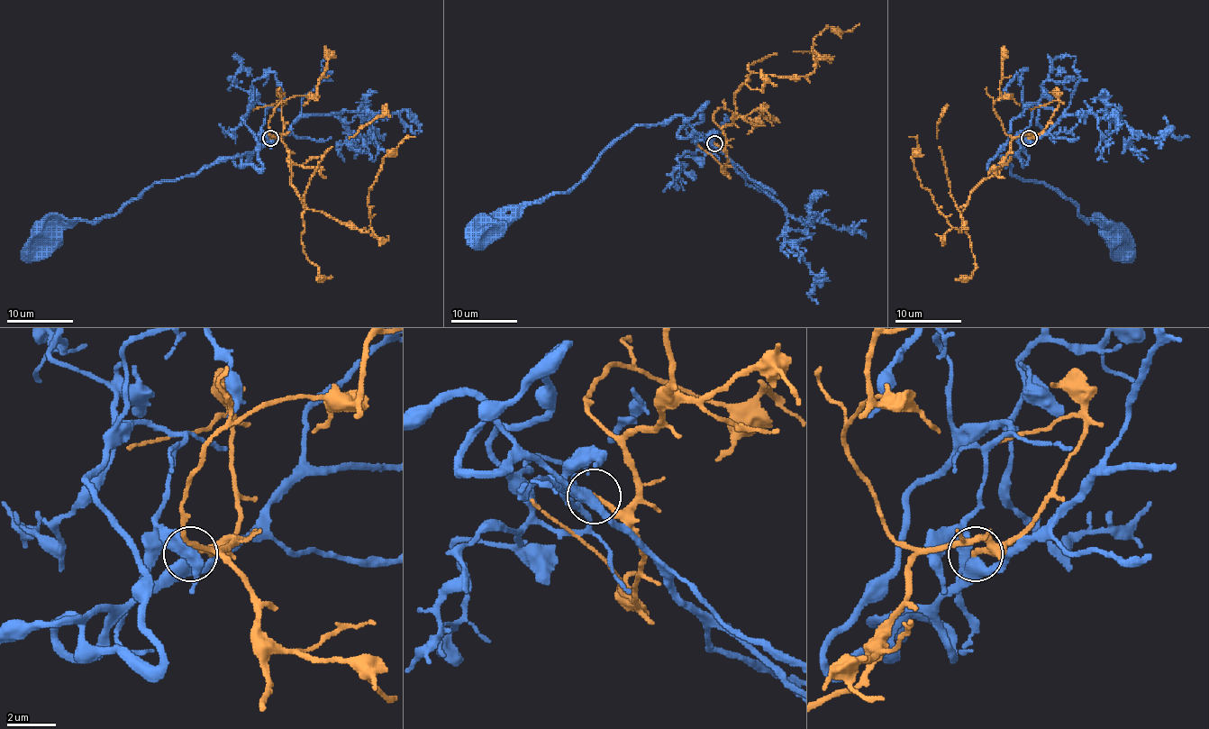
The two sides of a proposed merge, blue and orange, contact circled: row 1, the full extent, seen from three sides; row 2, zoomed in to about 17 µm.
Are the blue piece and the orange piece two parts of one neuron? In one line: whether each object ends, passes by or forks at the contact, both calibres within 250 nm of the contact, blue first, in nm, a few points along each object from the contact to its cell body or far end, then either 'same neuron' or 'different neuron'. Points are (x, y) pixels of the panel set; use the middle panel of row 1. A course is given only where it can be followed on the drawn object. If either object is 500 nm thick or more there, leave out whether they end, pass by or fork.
blue passes by; orange ends; calibres 400 and 200 nm; course blue (714, 144), (707, 142), (681, 115), (635, 125), (618, 137), (566, 192), (534, 200), (490, 232), (486, 230); course orange (714, 144), (725, 144), (734, 95), (752, 73), (810, 75), (813, 40), (824, 28), (848, 31), (859, 23); different neuron

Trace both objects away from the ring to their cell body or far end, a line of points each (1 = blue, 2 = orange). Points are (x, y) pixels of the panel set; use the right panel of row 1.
1: (1030, 139), (1016, 151), (1001, 157), (1011, 173), (1056, 188), (1086, 221), (1110, 224), (1117, 231), (1115, 234)
2: (1030, 139), (1014, 139), (1003, 167), (959, 209), (960, 232), (925, 189), (913, 165), (917, 140), (909, 137)

